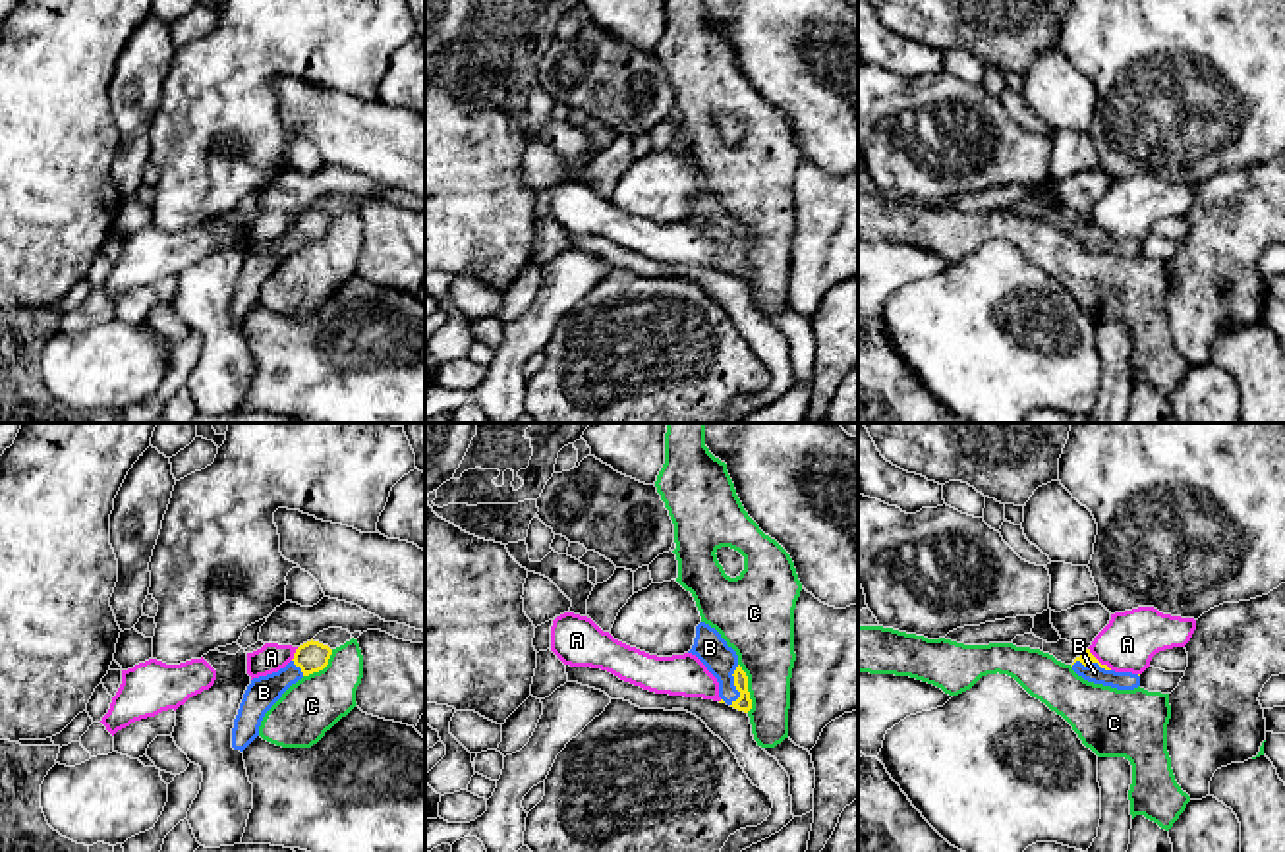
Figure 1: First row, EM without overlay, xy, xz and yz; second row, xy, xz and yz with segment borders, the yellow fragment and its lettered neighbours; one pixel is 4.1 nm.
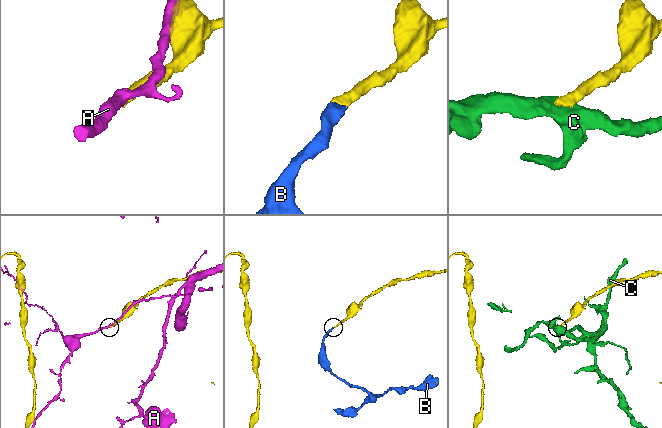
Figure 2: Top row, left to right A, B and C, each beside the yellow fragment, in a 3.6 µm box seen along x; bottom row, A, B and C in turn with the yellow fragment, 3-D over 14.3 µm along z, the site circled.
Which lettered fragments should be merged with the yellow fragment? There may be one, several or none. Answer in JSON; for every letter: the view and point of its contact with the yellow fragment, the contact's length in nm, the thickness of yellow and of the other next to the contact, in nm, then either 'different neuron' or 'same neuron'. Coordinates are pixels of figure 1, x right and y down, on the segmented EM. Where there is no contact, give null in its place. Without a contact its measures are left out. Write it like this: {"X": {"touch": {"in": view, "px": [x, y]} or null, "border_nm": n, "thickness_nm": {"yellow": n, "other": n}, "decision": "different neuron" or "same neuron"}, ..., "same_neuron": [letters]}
{"A": {"touch": {"in": "yz", "px": [1098, 661]}, "border_nm": 140, "thickness_nm": {"yellow": 60, "other": 240}, "decision": "different neuron"}, "B": {"touch": {"in": "xz", "px": [735, 684]}, "border_nm": 180, "thickness_nm": {"yellow": 60, "other": 140}, "decision": "same neuron"}, "C": {"touch": {"in": "xz", "px": [746, 688]}, "border_nm": 220, "thickness_nm": {"yellow": 60, "other": 280}, "decision": "different neuron"}, "same_neuron": ["B"]}

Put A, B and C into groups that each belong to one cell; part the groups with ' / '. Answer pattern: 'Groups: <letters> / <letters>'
Groups: A / B / C

